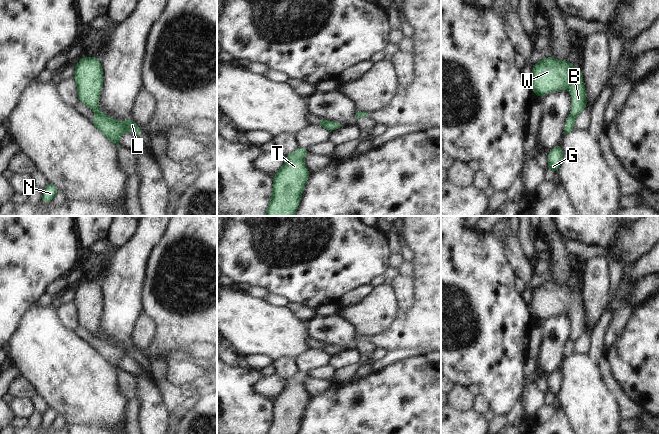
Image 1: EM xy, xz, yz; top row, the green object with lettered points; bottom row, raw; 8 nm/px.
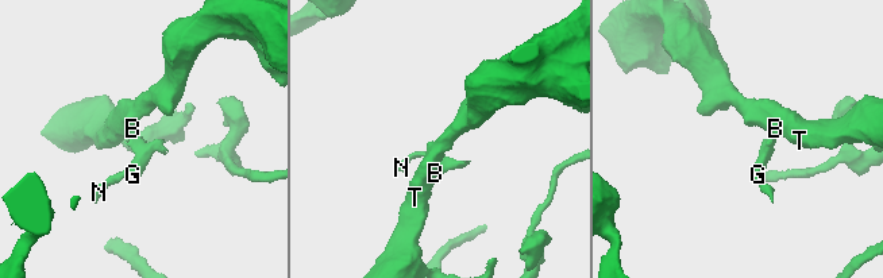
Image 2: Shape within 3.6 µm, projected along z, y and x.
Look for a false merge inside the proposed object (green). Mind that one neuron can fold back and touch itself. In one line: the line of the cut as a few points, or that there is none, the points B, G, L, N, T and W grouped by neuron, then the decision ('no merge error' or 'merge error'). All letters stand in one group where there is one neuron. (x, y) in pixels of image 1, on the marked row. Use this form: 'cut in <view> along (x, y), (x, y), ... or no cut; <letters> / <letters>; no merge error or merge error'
cut in xy along (96, 113), (106, 116), (113, 121); B T W / G L N; merge error

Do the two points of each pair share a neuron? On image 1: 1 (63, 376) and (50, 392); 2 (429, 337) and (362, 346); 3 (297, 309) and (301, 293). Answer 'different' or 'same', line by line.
1: same
2: different
3: different

